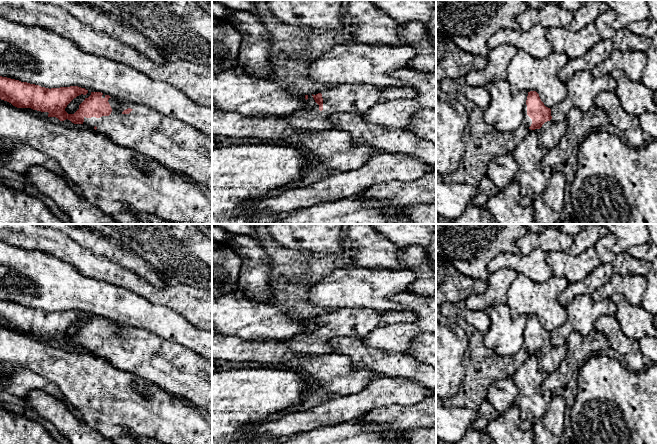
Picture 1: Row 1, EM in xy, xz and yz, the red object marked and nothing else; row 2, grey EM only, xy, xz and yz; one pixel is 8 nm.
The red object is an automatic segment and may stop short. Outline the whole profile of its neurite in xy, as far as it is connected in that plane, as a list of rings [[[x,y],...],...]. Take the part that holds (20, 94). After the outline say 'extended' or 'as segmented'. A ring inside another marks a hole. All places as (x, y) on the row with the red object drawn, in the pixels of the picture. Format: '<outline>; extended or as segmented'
[[[0,76],[0,99],[11,103],[17,108],[31,108],[33,110],[48,112],[48,117],[56,117],[60,121],[66,119],[74,124],[85,126],[107,135],[115,144],[128,147],[149,160],[154,160],[166,168],[180,172],[191,177],[200,185],[206,186],[212,192],[212,140],[197,130],[179,120],[158,114],[146,106],[132,102],[119,101],[101,92],[91,92],[91,95],[79,105],[74,114],[65,111],[67,105],[77,96],[86,95],[88,90],[78,86],[45,88],[39,85],[21,82],[19,80]]]; extended

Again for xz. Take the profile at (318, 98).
[[[339,85],[305,95],[305,106],[284,118],[288,124],[303,132],[331,129],[333,125],[329,118],[333,115],[362,114],[377,103],[415,95],[413,86]]]; extended

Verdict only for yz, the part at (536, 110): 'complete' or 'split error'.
split error

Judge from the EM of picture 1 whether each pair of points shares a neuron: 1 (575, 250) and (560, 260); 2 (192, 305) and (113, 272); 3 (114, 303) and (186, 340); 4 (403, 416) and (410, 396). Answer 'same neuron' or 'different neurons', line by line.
1: different neurons
2: same neuron
3: same neuron
4: different neurons

